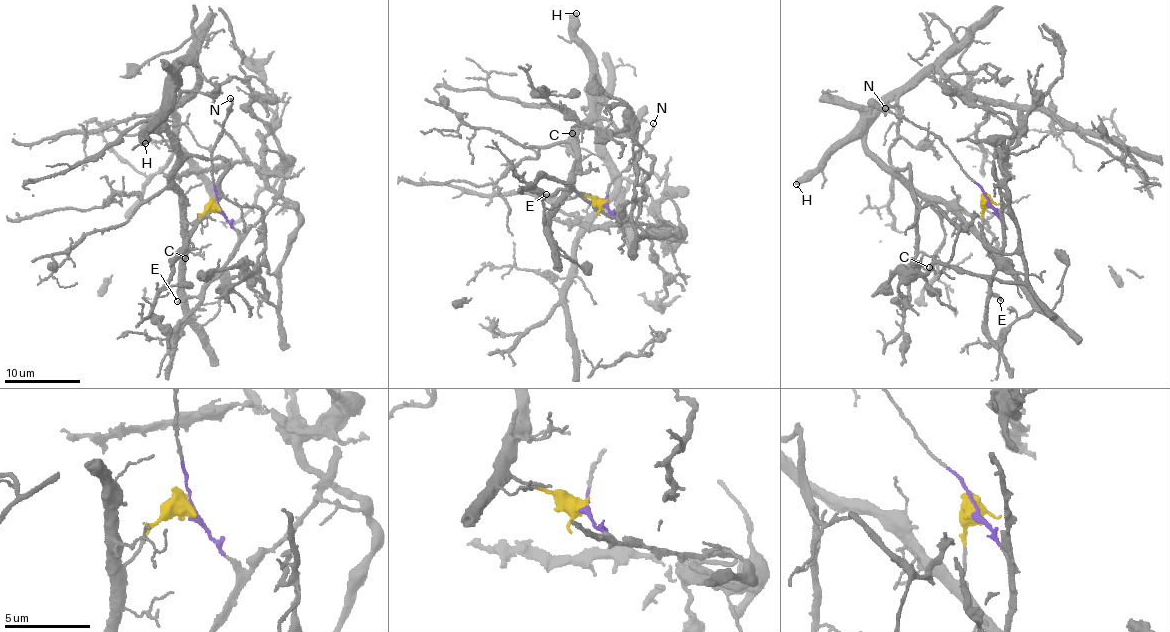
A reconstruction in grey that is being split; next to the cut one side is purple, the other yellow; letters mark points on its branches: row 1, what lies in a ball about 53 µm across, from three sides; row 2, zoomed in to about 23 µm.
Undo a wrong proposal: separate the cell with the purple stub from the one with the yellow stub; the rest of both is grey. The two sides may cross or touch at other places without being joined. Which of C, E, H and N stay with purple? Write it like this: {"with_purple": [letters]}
{"with_purple": ["E", "N"]}

